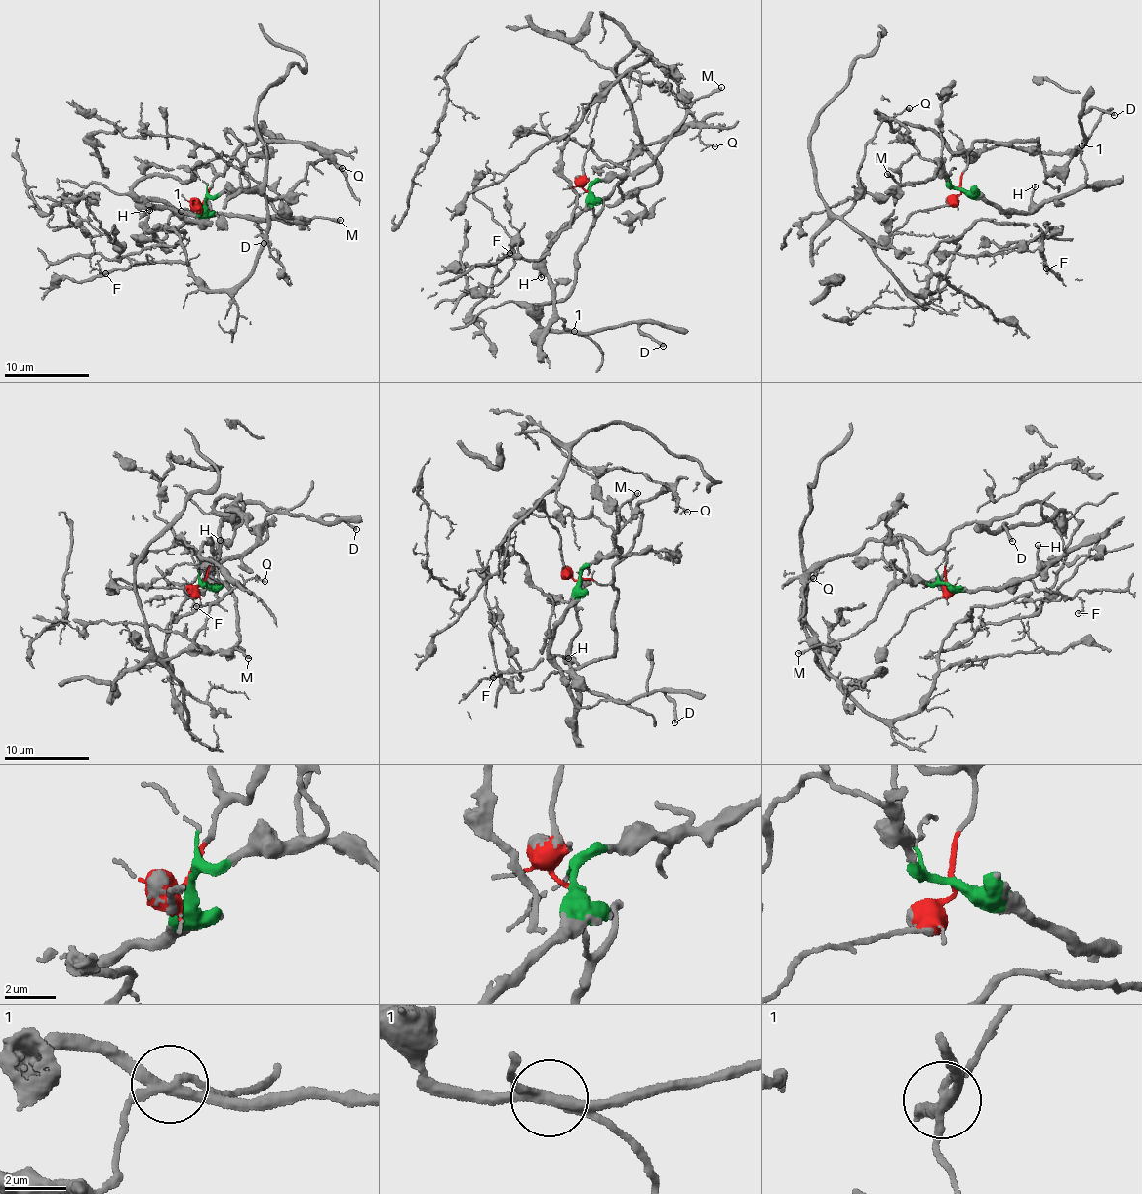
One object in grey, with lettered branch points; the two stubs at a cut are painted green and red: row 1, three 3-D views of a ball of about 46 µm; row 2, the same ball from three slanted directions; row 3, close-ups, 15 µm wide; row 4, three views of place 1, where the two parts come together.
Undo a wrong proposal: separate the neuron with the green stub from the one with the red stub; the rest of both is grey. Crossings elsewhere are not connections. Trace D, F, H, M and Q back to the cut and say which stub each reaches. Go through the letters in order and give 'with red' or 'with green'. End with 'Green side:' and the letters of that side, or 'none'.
D: with red
F: with red
H: with green
M: with green
Q: with red
Green side: H, M

